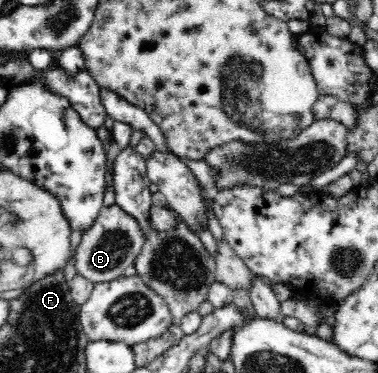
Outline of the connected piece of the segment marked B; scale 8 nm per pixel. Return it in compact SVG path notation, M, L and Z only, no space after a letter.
M118 204L105 206L94 225L81 237L77 248L77 273L94 284L112 281L120 277L124 269L128 269L138 257L145 242L144 229L136 217L123 211Z

